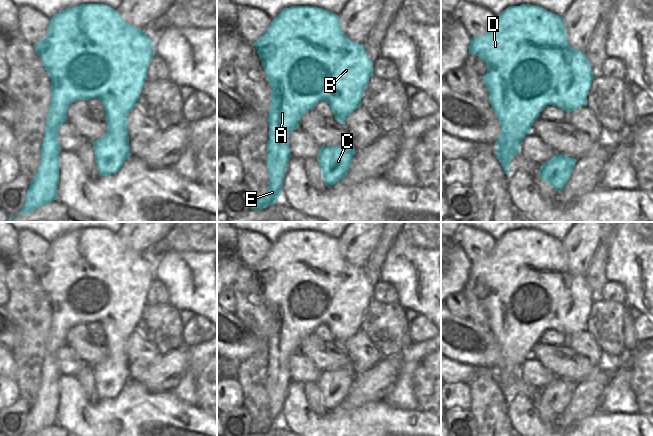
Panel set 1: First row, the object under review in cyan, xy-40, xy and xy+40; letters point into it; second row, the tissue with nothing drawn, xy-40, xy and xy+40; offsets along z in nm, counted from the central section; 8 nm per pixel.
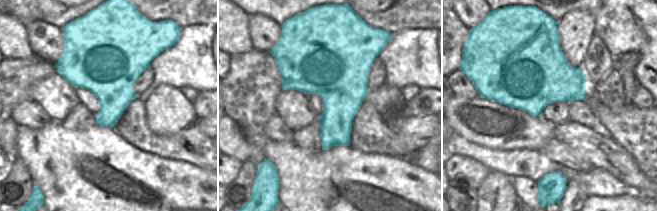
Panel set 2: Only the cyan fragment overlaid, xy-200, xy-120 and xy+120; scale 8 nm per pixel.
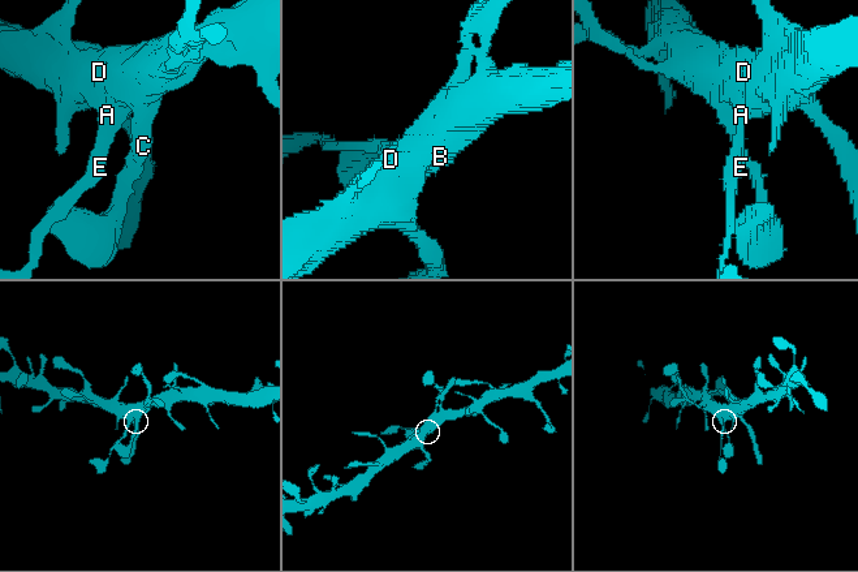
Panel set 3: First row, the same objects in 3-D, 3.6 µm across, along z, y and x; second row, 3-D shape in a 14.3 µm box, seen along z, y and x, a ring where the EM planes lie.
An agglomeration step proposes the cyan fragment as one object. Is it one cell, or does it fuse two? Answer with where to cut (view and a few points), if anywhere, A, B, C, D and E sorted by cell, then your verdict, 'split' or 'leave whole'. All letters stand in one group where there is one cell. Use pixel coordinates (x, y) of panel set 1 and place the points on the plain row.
no cut | A B C D E | leave whole

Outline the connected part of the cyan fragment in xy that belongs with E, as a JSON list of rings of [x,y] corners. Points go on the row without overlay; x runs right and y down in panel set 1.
[[[316,230],[284,232],[272,244],[269,253],[253,269],[257,273],[267,305],[271,309],[271,331],[267,341],[269,347],[269,363],[267,365],[269,409],[264,420],[251,420],[251,434],[262,434],[279,423],[291,381],[289,359],[299,352],[301,341],[308,334],[313,334],[320,324],[324,324],[331,331],[335,343],[345,348],[345,343],[361,330],[365,311],[373,299],[373,285],[367,279],[363,268],[352,266],[343,257],[338,239]]]

